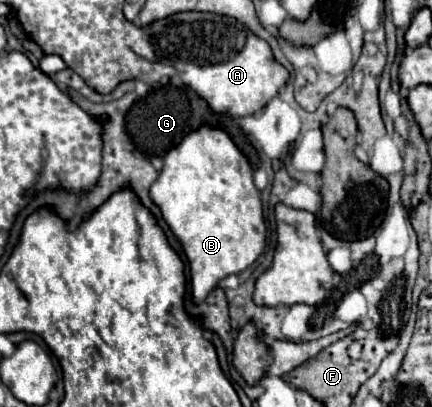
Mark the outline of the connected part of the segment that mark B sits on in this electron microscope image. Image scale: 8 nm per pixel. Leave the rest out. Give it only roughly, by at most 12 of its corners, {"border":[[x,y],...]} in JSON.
{"border":[[202,125],[150,189],[192,301],[266,245],[240,149]]}

